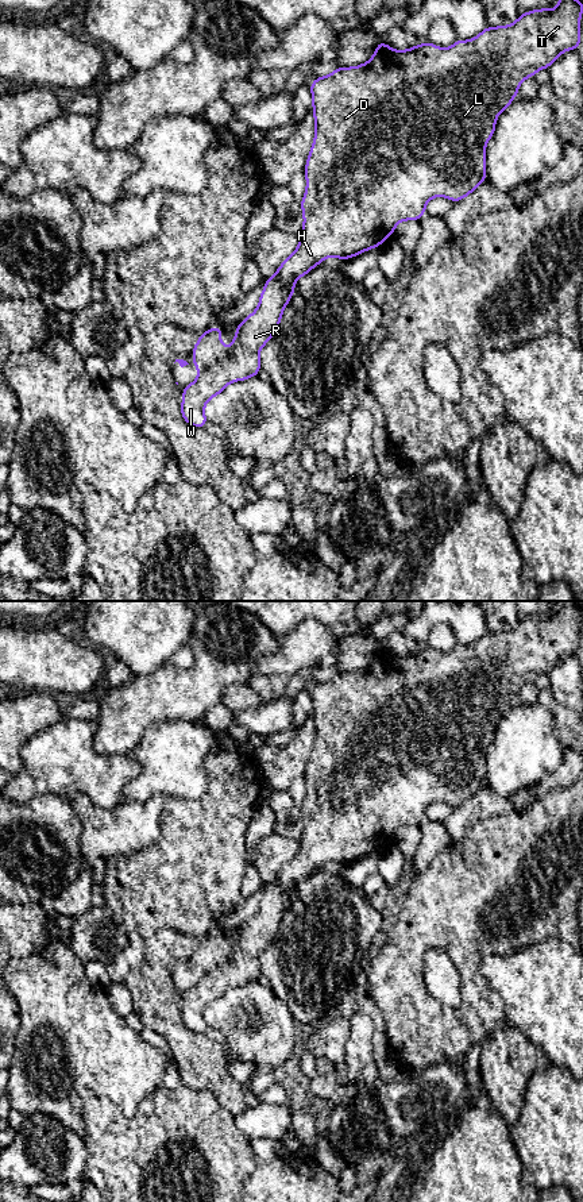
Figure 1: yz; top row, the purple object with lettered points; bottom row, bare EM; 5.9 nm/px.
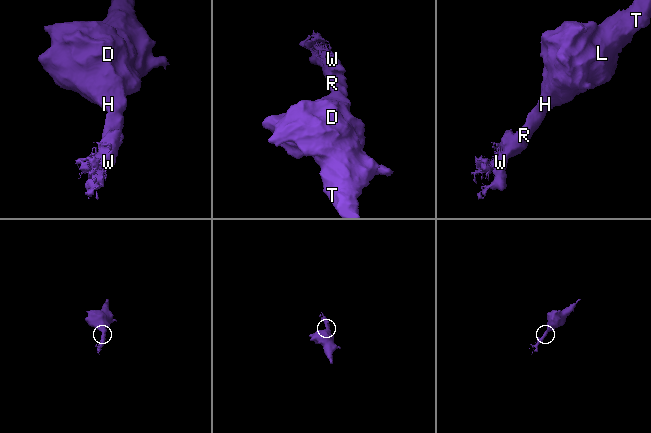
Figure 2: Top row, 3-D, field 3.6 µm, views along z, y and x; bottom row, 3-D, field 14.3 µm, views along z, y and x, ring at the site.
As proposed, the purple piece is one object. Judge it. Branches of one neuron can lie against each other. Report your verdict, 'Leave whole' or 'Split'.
Leave whole

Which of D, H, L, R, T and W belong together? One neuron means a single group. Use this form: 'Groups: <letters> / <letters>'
Groups: D H L R T W

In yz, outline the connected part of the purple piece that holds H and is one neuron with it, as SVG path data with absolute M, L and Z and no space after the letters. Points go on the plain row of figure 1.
M561 601L557 615L534 615L518 621L514 629L486 632L472 646L457 644L449 654L440 654L425 646L412 654L397 656L382 644L371 664L355 673L339 671L325 682L317 682L310 690L316 740L306 764L306 798L301 804L304 833L297 855L286 863L278 877L266 885L259 901L259 912L239 928L233 948L224 953L220 945L223 932L216 931L200 940L193 951L193 967L198 983L182 994L181 1020L197 1033L208 1028L204 1013L209 1003L220 999L235 986L244 986L260 976L259 956L279 932L283 913L292 905L296 885L308 879L328 862L350 864L370 854L381 852L401 825L420 825L426 808L444 801L453 808L472 798L486 786L484 752L495 737L497 721L511 709L520 689L534 682L540 674L548 674L564 656L582 654L579 624L583 608Z

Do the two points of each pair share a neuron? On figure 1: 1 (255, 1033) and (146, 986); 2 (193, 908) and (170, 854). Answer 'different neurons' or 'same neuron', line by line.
1: different neurons
2: same neuron

